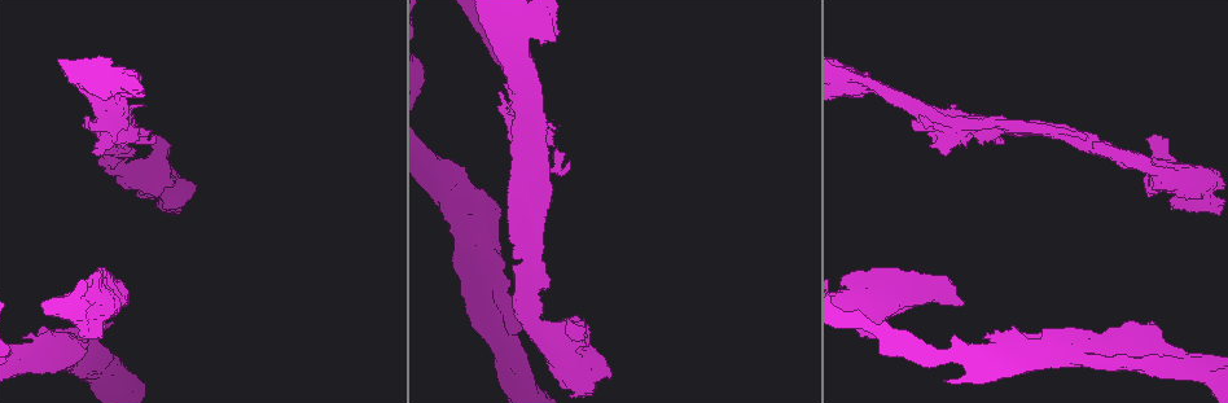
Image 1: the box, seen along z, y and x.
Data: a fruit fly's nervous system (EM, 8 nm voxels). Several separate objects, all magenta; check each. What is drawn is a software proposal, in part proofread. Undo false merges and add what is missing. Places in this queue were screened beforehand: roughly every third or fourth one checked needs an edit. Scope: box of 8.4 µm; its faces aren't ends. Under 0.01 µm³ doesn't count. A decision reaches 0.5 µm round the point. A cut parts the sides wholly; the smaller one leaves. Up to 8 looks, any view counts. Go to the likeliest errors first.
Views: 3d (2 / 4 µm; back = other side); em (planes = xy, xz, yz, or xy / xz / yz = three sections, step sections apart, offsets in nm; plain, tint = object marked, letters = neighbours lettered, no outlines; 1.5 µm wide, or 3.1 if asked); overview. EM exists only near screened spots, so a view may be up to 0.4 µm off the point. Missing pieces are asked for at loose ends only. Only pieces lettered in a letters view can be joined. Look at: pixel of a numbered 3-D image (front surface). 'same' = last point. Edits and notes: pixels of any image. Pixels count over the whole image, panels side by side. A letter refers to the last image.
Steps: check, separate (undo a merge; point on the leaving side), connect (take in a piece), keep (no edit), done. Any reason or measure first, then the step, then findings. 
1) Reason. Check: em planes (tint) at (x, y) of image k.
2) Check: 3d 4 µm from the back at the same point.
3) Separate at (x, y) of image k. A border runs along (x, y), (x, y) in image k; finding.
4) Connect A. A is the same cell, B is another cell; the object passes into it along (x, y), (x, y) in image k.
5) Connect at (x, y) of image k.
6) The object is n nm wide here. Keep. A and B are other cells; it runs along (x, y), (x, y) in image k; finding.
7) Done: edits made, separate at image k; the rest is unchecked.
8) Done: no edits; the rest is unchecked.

Branch stops here. Check: 3d 2 µm at (963, 304) of image 1.

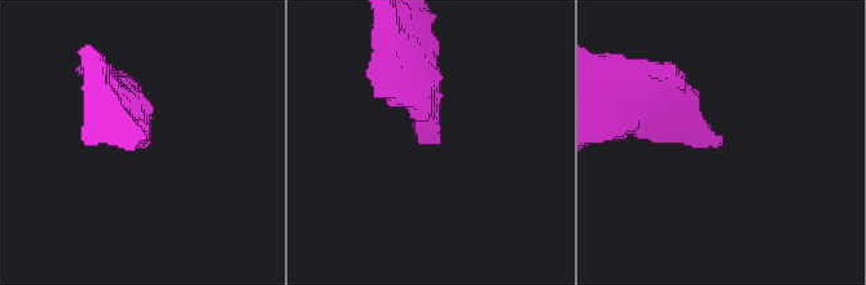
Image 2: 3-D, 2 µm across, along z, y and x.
Check: em xy step 8 (tint) at (722, 144) of image 2.

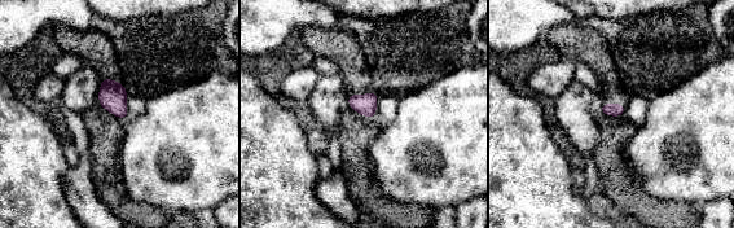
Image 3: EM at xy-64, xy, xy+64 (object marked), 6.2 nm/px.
Check: em xz step 4 (letters) at the same point.

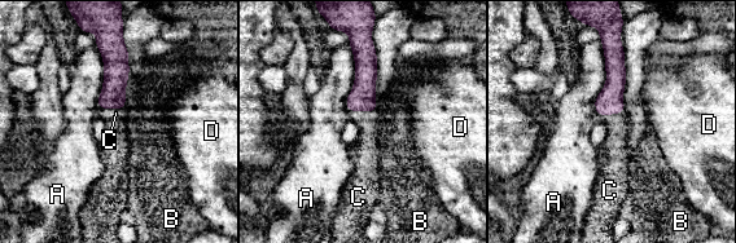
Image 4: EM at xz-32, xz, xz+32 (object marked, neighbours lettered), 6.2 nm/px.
Connect C. C is the same cell, A, B and D are other cells; the object passes into it along (609, 101), (612, 114), (612, 154) in image 4; it goes on there.

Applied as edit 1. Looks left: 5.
Redraw. Check: overview.

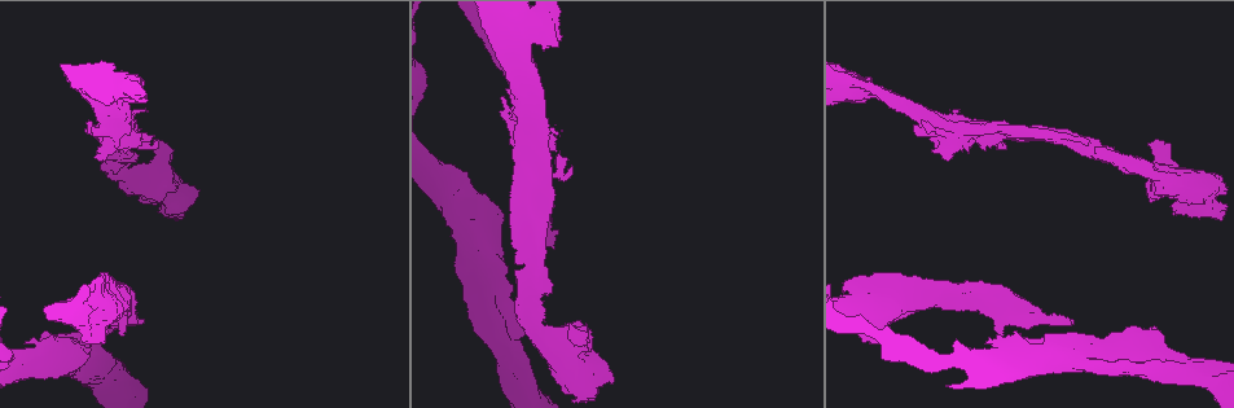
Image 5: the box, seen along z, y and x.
Calibre changes. Check: 3d 4 µm at (444, 184) of image 5.

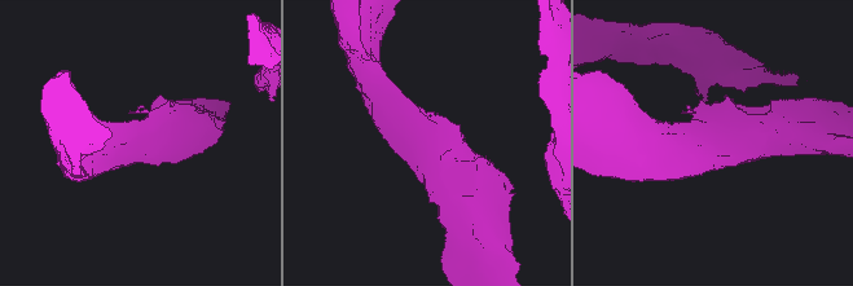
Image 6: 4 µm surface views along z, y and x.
Need the tissue. Check: em planes (letters) at (717, 145) of image 6.

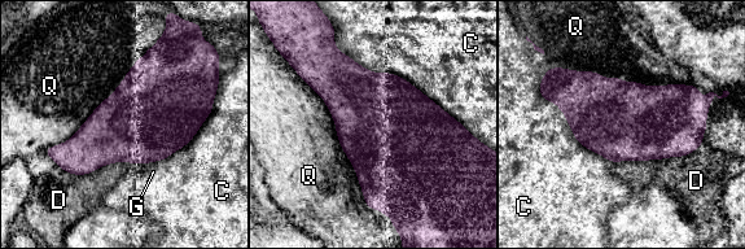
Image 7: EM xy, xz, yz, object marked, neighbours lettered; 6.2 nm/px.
The object is 480 nm wide here. Keep. C, D, G and Q are other cells; one neuron here.

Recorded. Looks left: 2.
Branch point. Check: em yz step 4 (tint) at (123, 153) of image 5.

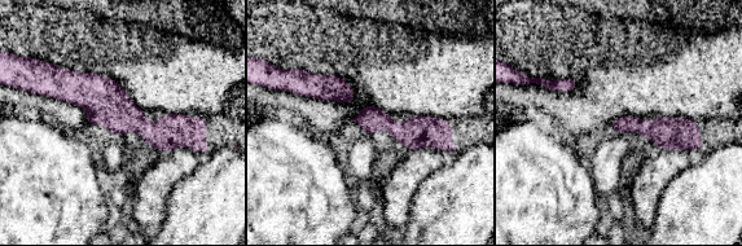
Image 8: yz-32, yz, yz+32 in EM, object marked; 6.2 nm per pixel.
Check: em planes (letters) at the same point.

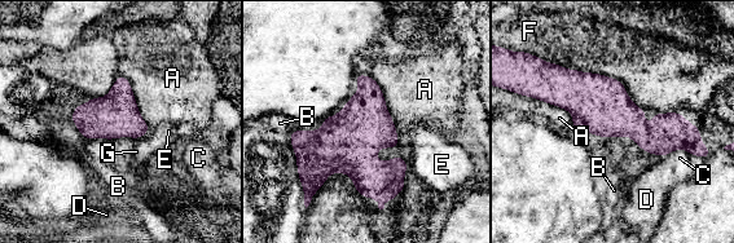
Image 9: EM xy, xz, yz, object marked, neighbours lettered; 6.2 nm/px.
Keep. A, B, C, D, E, F and G are other cells; it runs along (544, 96), (691, 136) in image 9; continuous, no second neuron.

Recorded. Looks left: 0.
Done: edits made, connect at image 4; the rest is unchecked.

